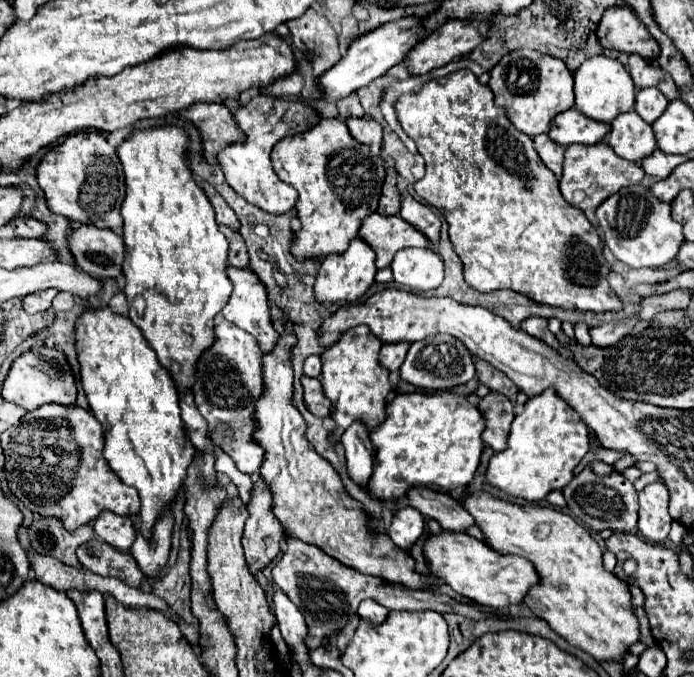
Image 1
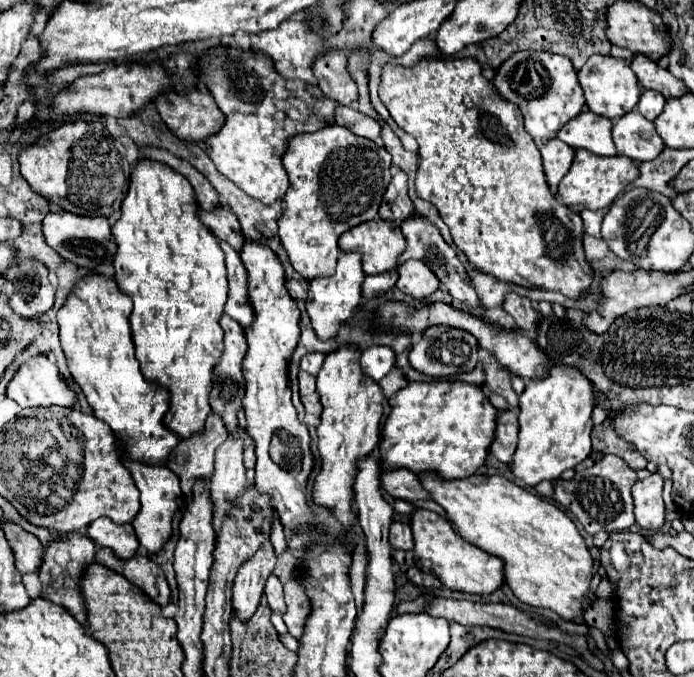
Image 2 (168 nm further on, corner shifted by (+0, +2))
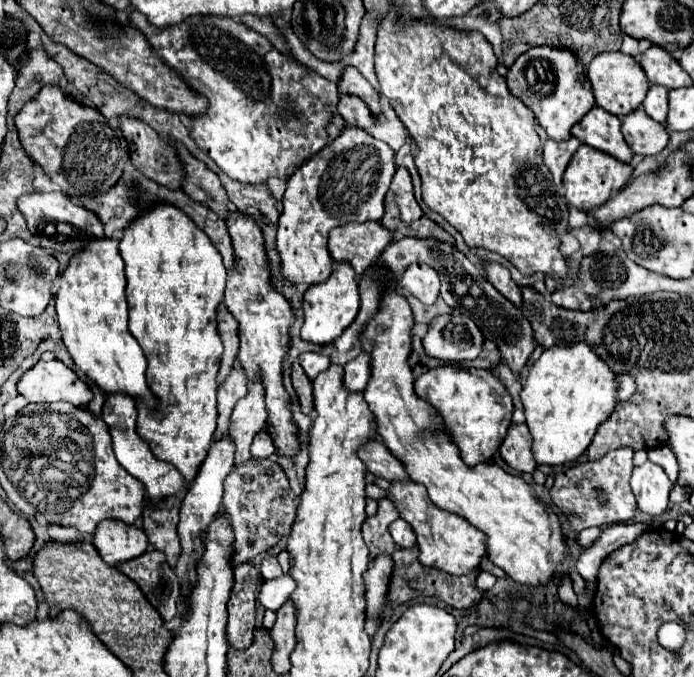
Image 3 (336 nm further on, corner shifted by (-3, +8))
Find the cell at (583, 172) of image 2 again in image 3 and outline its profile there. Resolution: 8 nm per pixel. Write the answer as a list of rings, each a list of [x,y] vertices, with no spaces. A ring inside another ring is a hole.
[[[581,145],[565,169],[565,177],[563,177],[565,197],[567,197],[569,205],[573,205],[585,213],[593,211],[595,207],[603,205],[613,193],[623,189],[627,185],[631,173],[633,173],[631,165],[613,159],[611,155],[607,155],[599,149],[593,149],[589,145]]]

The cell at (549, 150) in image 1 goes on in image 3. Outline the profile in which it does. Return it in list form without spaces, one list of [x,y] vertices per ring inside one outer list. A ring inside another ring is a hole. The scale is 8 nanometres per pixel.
[[[575,137],[567,139],[567,141],[553,141],[553,139],[547,139],[545,141],[545,147],[543,147],[543,163],[547,165],[547,169],[551,171],[553,179],[555,179],[555,187],[561,189],[561,177],[563,177],[563,171],[567,169],[573,153],[577,151],[577,147],[581,145],[581,141],[577,141]]]

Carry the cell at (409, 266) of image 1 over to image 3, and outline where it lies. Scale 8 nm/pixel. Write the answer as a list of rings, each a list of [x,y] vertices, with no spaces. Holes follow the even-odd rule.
[[[413,263],[401,277],[401,287],[405,287],[413,297],[425,305],[433,305],[439,297],[439,277],[437,271],[425,263]]]

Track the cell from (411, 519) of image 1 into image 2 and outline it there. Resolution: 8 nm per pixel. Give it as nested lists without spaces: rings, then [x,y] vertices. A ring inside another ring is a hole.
[[[394,521],[390,525],[390,545],[394,549],[412,549],[414,547],[414,537],[412,537],[410,523]]]

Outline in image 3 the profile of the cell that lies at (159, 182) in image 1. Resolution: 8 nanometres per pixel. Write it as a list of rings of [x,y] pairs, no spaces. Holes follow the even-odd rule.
[[[157,205],[155,209],[137,217],[125,231],[119,243],[127,275],[127,301],[129,301],[129,331],[141,345],[147,357],[147,385],[157,397],[157,409],[145,409],[137,401],[137,433],[147,441],[149,449],[159,461],[171,463],[183,477],[187,491],[193,483],[201,461],[213,441],[217,427],[217,371],[223,353],[223,343],[217,333],[217,305],[223,299],[227,269],[213,243],[197,225],[177,211],[173,205]]]

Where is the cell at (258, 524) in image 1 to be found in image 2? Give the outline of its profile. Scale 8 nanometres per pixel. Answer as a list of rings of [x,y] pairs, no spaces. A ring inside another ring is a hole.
[[[266,539],[262,547],[246,561],[236,573],[232,587],[232,607],[236,615],[246,621],[260,605],[260,597],[264,593],[264,583],[272,575],[276,565],[276,553],[272,541]]]

